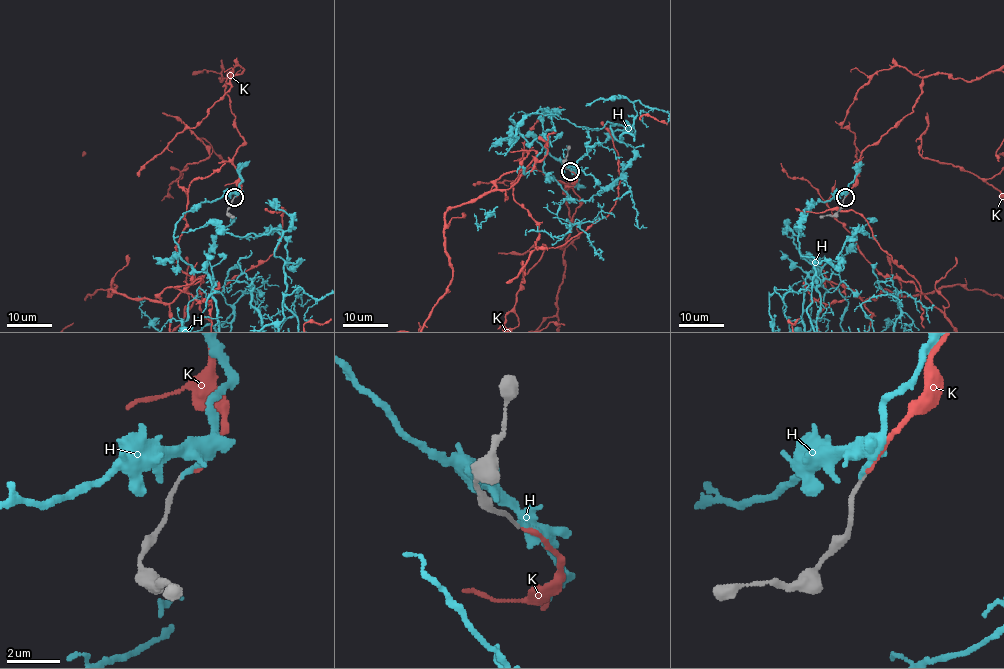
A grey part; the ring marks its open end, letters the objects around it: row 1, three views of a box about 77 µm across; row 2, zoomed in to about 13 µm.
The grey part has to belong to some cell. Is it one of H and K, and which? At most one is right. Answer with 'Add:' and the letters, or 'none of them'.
Add: K

